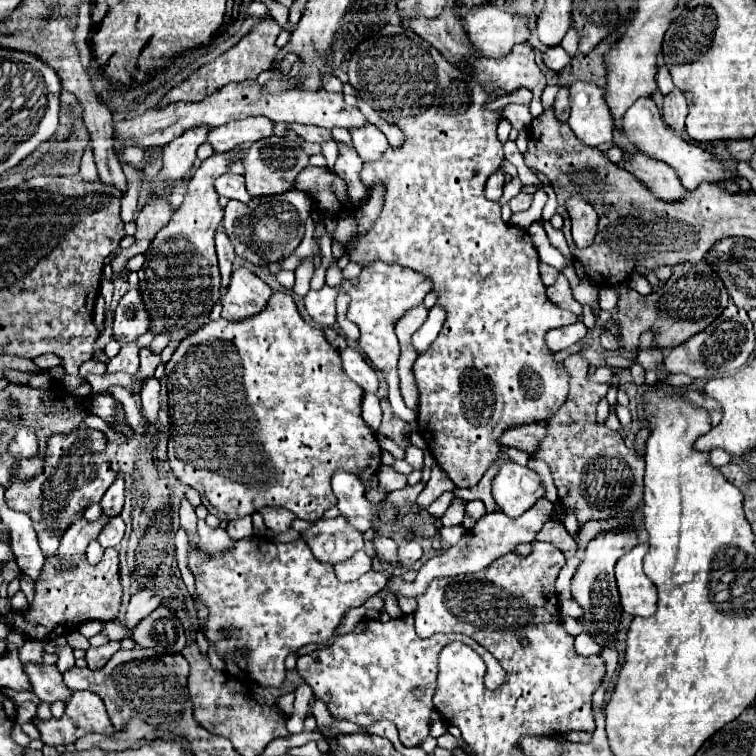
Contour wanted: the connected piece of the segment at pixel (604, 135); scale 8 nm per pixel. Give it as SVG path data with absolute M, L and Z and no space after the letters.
M574 82L570 90L570 118L568 124L580 142L586 146L600 146L612 142L614 122L612 114L596 86L590 82Z

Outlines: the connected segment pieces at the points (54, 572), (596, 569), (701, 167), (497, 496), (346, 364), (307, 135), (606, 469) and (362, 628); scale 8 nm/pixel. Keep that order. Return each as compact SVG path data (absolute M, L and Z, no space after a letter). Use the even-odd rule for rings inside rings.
M102 514L96 522L88 522L86 518L80 518L64 532L56 558L52 558L52 562L46 562L42 568L40 582L36 584L34 606L28 608L26 612L16 612L10 618L8 628L28 638L52 640L60 634L70 634L76 628L76 624L82 624L86 620L110 622L116 618L122 596L122 586L118 580L118 552L114 548L106 548L104 560L100 560L96 566L88 564L84 556L88 542L102 532L108 520L110 516L106 514Z
M608 532L600 534L594 540L588 542L582 562L576 568L570 584L572 598L580 604L584 610L580 626L584 632L588 632L596 642L604 646L604 642L616 642L618 638L618 626L622 620L622 604L618 598L618 588L614 580L614 564L620 556L624 556L628 550L632 550L638 544L636 532Z
M638 98L636 104L626 110L626 114L622 116L622 130L624 130L624 136L638 146L638 150L670 164L676 170L686 190L694 190L700 182L720 182L724 178L730 178L730 174L722 168L722 164L716 162L706 150L702 150L700 146L688 144L682 136L678 136L676 132L672 132L670 126L664 124L660 110L652 102L652 98Z
M504 450L498 452L494 464L498 466L498 474L492 480L492 496L498 508L512 518L524 514L534 506L538 494L544 494L538 474L512 462Z
M346 348L340 352L342 356L342 368L348 374L350 380L354 380L364 392L376 392L378 390L378 376L374 372L374 368L364 360L364 356L354 350L354 348Z
M288 124L290 130L294 130L298 136L302 136L306 142L324 142L330 138L330 130L318 128L318 126L304 126L304 124Z
M572 354L564 360L570 376L570 392L558 412L546 420L546 436L540 440L532 458L544 460L554 476L558 498L564 506L576 508L578 522L620 516L642 504L644 460L636 458L620 436L606 426L596 424L596 404L608 392L608 384L596 384L588 376L588 360Z
M412 616L388 620L386 624L380 620L368 620L366 618L366 620L358 622L354 632L338 638L328 648L314 650L310 654L298 656L296 668L298 668L298 674L312 686L314 694L328 706L332 716L350 720L350 722L360 724L360 726L370 726L370 724L386 718L386 720L396 724L398 734L400 734L400 742L404 746L418 746L428 736L430 714L434 710L432 694L434 694L434 686L436 686L436 658L438 658L440 646L444 646L452 640L460 640L460 642L468 644L470 648L476 648L476 652L484 658L484 662L488 666L488 676L484 678L486 688L496 690L506 682L508 672L500 666L500 662L484 646L480 646L478 642L474 642L472 638L462 636L462 634L434 634L430 638L420 638L414 632Z

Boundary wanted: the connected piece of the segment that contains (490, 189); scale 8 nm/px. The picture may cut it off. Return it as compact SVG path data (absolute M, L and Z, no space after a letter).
M496 170L486 182L486 198L488 200L500 200L502 188L504 188L504 174L502 174L502 170Z

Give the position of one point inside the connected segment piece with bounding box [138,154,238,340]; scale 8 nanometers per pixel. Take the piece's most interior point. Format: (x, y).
(179, 283)

